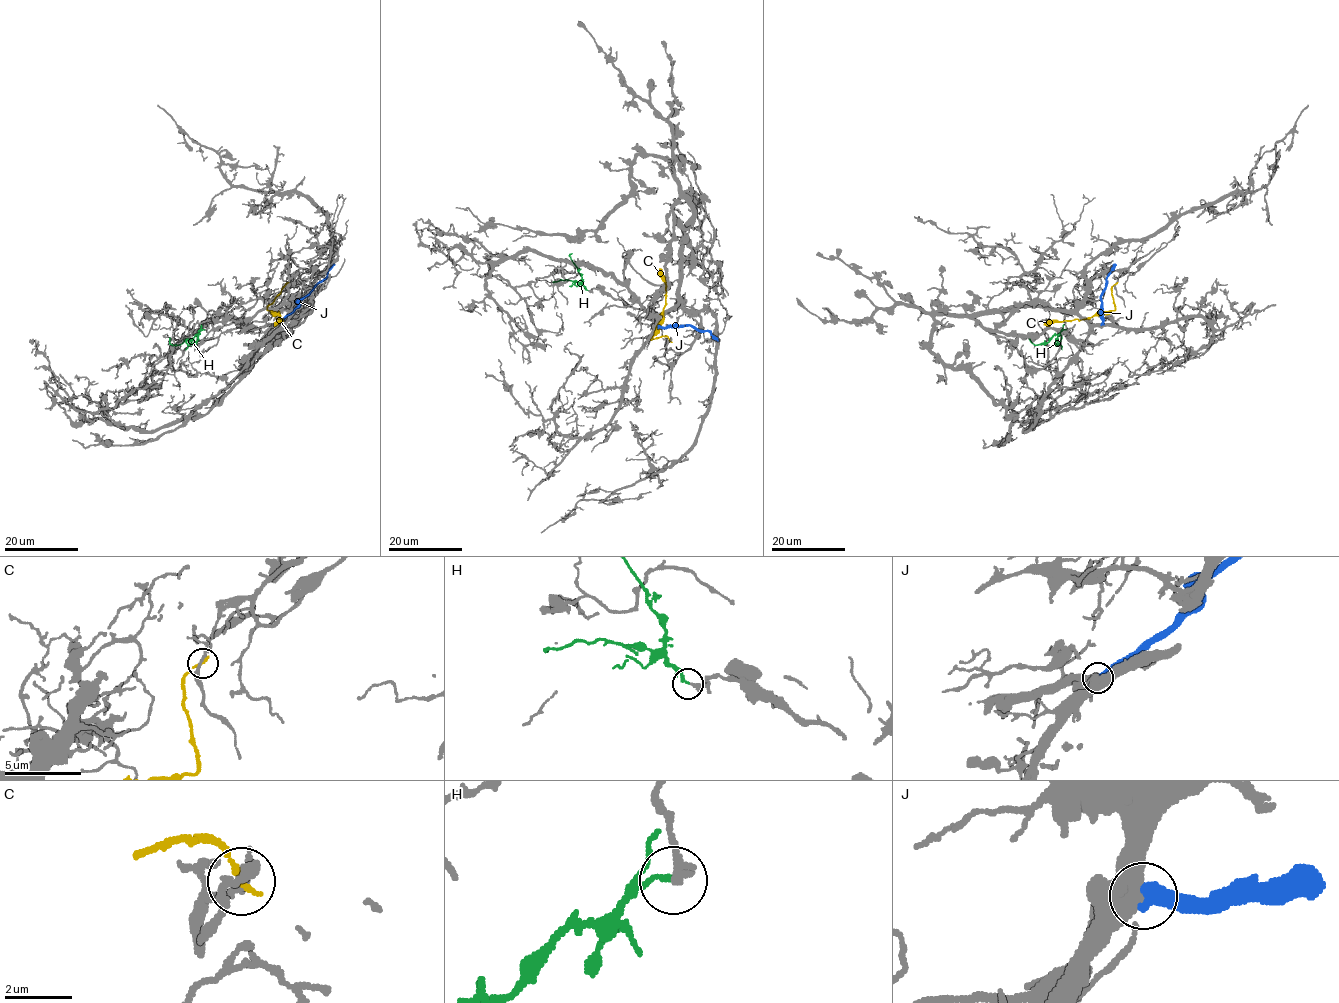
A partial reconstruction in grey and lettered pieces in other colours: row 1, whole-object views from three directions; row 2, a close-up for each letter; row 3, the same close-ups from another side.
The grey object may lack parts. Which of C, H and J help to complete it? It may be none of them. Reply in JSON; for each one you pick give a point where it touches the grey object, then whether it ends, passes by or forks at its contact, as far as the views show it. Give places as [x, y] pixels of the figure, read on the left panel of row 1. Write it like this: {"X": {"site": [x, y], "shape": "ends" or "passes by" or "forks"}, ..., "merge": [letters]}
{"H": {"site": [204, 330], "shape": "ends"}, "J": {"site": [274, 324], "shape": "ends"}, "merge": ["H", "J"]}

